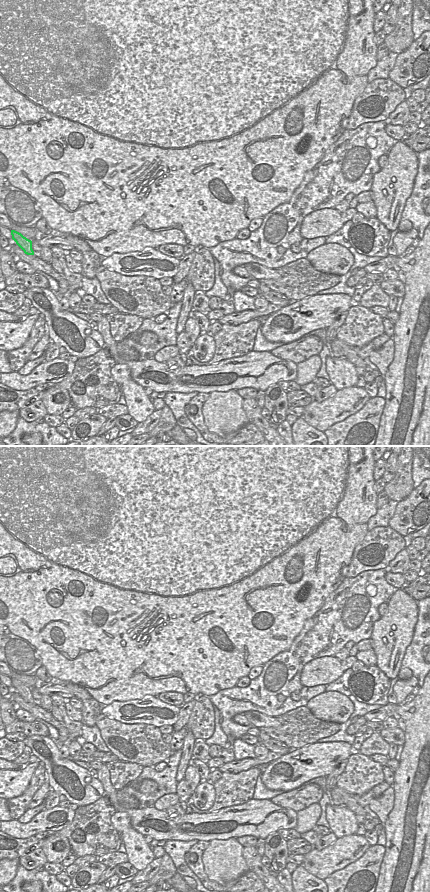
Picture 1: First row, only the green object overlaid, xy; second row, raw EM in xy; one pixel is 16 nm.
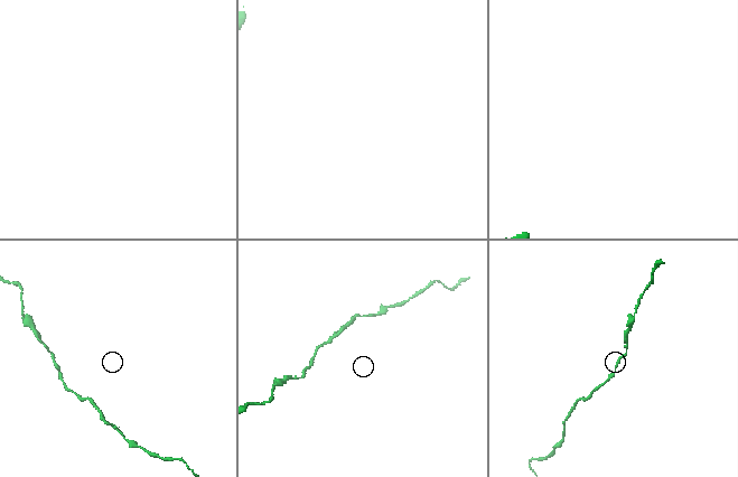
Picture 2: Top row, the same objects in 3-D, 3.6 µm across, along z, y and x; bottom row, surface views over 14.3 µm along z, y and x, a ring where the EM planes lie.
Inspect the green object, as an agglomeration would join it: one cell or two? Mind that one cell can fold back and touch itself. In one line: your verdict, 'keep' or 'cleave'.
keep

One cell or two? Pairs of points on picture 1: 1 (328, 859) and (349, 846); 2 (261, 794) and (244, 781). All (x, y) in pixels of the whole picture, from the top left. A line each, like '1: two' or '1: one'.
1: one
2: two

